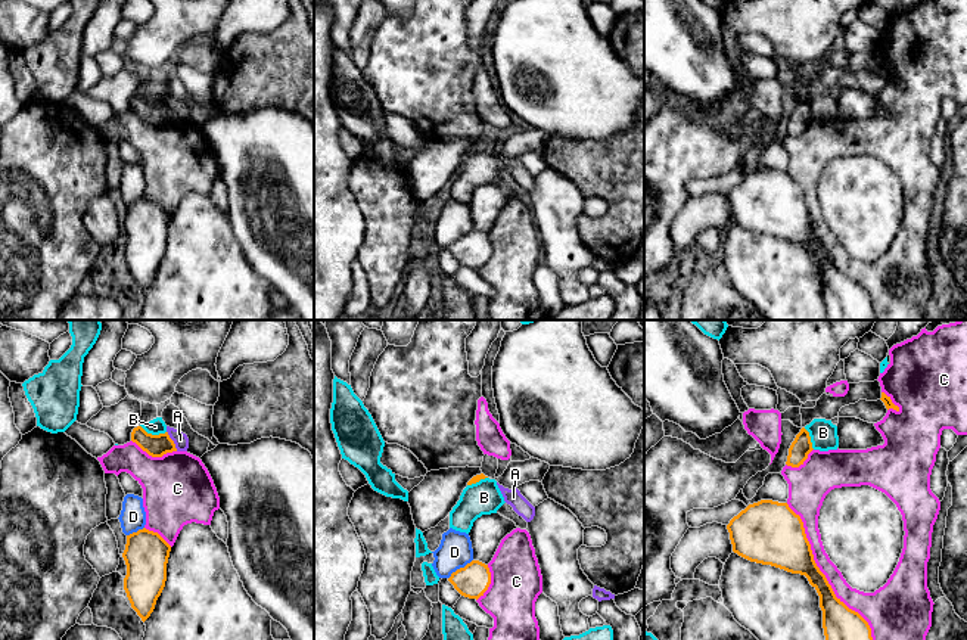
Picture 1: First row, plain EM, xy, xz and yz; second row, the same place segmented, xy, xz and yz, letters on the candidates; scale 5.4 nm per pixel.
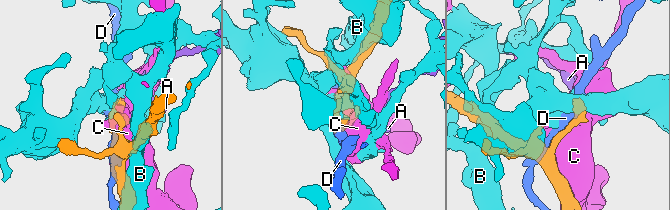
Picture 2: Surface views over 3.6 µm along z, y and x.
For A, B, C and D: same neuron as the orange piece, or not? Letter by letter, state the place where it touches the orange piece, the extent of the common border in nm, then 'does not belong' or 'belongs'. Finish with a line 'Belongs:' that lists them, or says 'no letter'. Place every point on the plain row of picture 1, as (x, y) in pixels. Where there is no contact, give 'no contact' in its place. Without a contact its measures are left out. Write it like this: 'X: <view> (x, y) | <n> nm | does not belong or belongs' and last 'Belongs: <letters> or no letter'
A: xy (173, 111) | 130 nm | does not belong
B: xy (154, 105) | 150 nm | does not belong
C: yz (826, 248) | 950 nm | does not belong
D: xz (460, 238) | 170 nm | does not belong
Belongs: no letter

